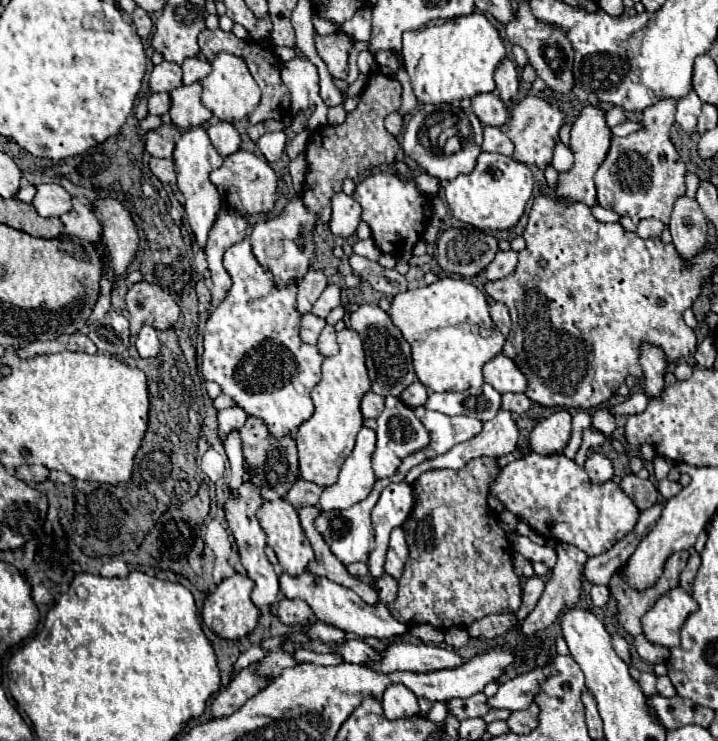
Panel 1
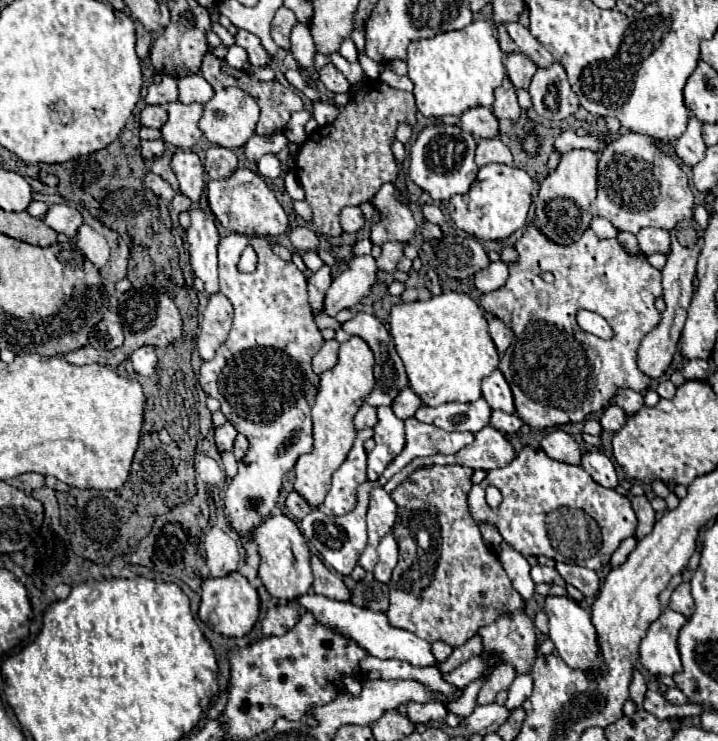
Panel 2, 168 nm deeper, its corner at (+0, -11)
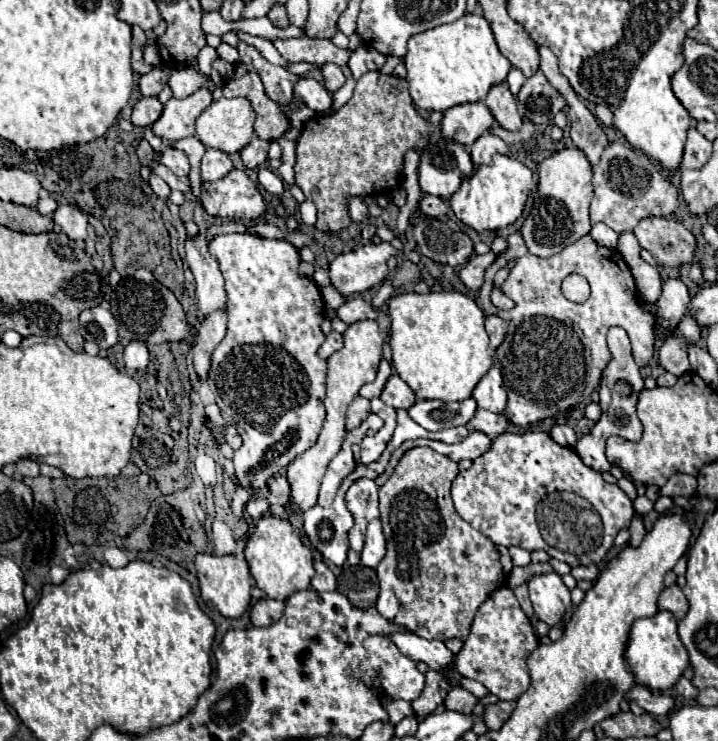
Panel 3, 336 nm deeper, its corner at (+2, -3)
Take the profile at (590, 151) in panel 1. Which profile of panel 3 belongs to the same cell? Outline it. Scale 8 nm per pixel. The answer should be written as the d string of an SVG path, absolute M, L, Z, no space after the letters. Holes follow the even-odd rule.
M566 147L546 157L538 167L538 193L534 195L534 207L522 225L524 241L532 255L548 257L560 253L568 243L574 243L592 229L588 207L594 197L592 189L592 165L584 151L578 147Z

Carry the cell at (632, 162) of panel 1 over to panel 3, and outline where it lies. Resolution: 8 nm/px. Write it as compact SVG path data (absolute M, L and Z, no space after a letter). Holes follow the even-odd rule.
M626 141L610 143L594 165L594 199L590 205L592 223L604 221L616 233L632 231L646 217L668 217L680 205L680 191L668 181L664 171L642 151Z

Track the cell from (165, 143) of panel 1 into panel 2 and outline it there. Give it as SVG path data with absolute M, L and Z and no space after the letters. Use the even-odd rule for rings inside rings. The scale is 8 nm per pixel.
M156 157L156 159L152 161L152 171L154 171L156 175L162 175L162 179L166 179L166 181L174 187L174 191L180 193L180 191L178 191L178 179L176 179L174 171L170 169L170 159L166 159L166 157Z

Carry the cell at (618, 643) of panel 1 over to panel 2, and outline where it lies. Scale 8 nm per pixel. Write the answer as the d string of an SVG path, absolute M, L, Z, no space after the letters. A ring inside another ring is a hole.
M634 671L632 675L632 685L630 685L630 699L634 701L634 705L640 709L642 701L644 701L644 693L646 693L646 681L642 677L640 671Z

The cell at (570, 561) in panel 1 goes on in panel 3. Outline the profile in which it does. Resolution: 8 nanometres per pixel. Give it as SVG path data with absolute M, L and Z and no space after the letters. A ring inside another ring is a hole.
M452 687L452 691L444 699L446 709L464 711L464 713L470 713L476 703L478 703L478 697L474 697L470 691L466 691L462 687Z

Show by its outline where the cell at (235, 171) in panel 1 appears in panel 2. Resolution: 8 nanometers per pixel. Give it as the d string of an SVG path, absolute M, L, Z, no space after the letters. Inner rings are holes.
M236 169L228 179L208 181L206 193L210 211L228 231L242 233L246 237L274 237L288 229L288 217L276 201L274 193L268 189L266 181L250 169Z

